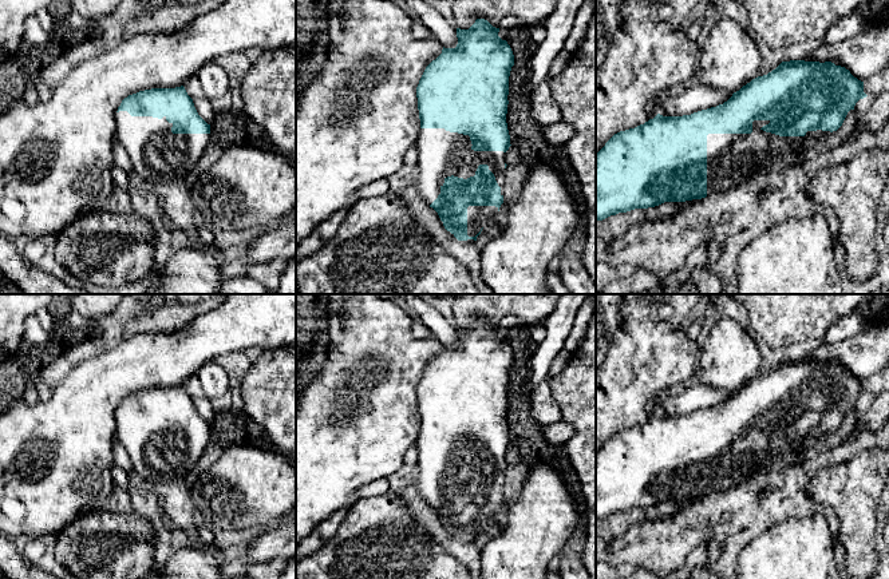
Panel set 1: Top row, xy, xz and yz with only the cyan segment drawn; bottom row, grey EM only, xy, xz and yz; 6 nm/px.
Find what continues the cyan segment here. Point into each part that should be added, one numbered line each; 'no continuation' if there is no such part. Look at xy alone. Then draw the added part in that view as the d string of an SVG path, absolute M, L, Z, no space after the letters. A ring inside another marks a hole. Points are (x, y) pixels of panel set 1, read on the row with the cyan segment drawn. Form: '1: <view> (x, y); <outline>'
1: xy (161, 158); M116 112L116 139L145 183L159 189L185 181L204 151L210 134L173 134L173 123L153 116Z

